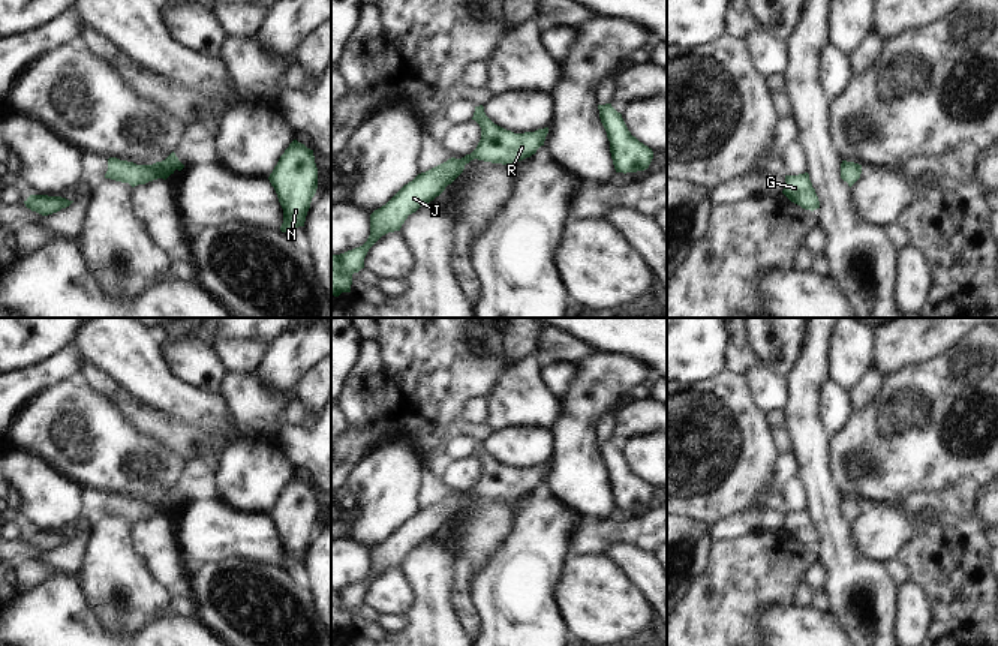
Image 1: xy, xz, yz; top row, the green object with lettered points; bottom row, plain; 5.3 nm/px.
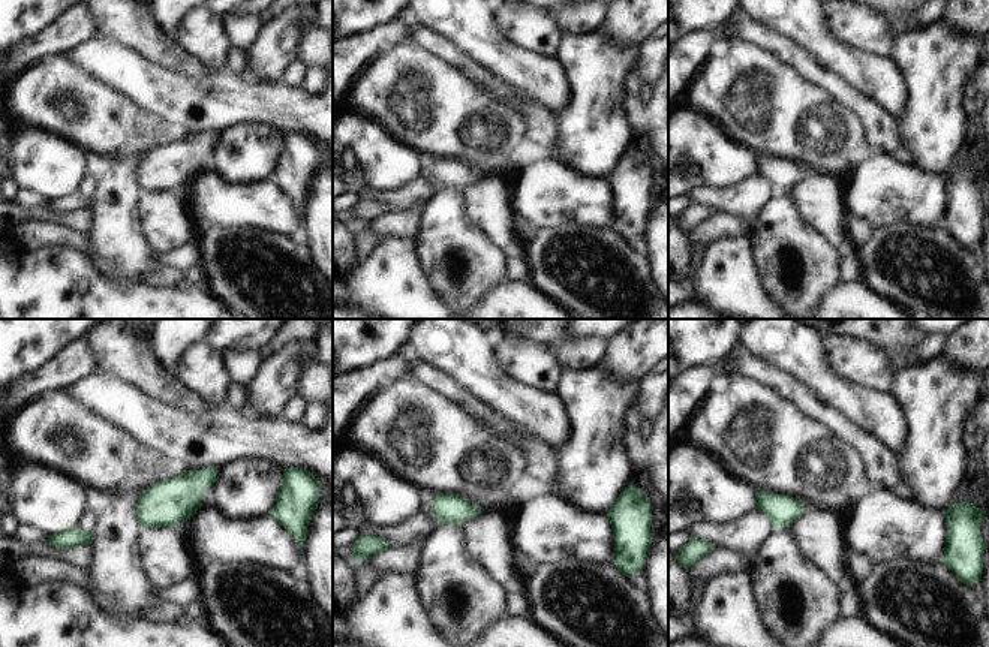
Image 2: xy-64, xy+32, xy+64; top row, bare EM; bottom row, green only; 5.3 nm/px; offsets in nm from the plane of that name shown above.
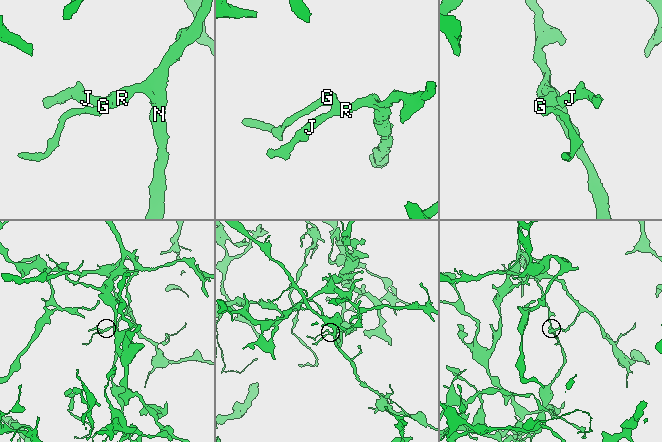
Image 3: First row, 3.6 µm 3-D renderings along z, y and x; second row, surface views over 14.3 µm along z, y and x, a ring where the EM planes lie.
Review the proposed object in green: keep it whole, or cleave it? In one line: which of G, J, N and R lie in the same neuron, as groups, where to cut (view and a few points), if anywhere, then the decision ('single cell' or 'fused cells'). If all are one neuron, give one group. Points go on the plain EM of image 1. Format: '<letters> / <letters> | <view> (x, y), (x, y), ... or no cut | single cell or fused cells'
G J N R | no cut | single cell

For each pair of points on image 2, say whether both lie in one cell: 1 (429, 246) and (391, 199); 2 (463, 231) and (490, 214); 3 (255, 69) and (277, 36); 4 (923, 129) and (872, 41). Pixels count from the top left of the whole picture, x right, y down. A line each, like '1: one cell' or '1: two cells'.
1: two cells
2: two cells
3: one cell
4: two cells

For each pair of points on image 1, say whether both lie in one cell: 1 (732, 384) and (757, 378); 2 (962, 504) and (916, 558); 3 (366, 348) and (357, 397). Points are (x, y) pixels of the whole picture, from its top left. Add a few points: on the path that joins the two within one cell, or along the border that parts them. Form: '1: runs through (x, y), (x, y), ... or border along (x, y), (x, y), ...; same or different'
1: border along (744, 376), (751, 399), (763, 412); different
2: runs through (955, 517), (929, 544); same
3: runs through (366, 360), (366, 369), (358, 376), (358, 385); same

